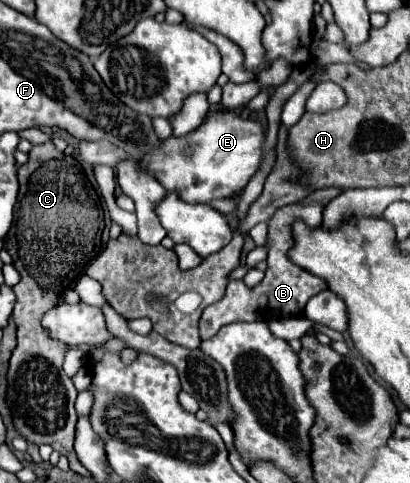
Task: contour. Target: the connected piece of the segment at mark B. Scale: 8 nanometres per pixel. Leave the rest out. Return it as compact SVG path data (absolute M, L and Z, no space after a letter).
M330 187L316 190L306 197L302 203L294 203L288 205L286 209L278 209L278 213L274 213L274 217L268 223L268 269L266 269L266 277L256 285L256 287L246 287L244 281L230 281L226 295L218 301L212 303L210 307L204 309L198 329L200 329L200 337L202 341L214 337L214 333L218 333L220 327L234 323L234 321L260 321L260 319L272 319L272 317L302 317L304 313L304 305L310 297L314 297L316 293L328 289L326 281L312 275L310 271L294 265L288 257L288 251L294 245L294 235L292 235L292 225L298 219L312 219L312 229L316 229L322 221L322 209L324 203L328 203L330 199L334 199L343 192L338 187Z

